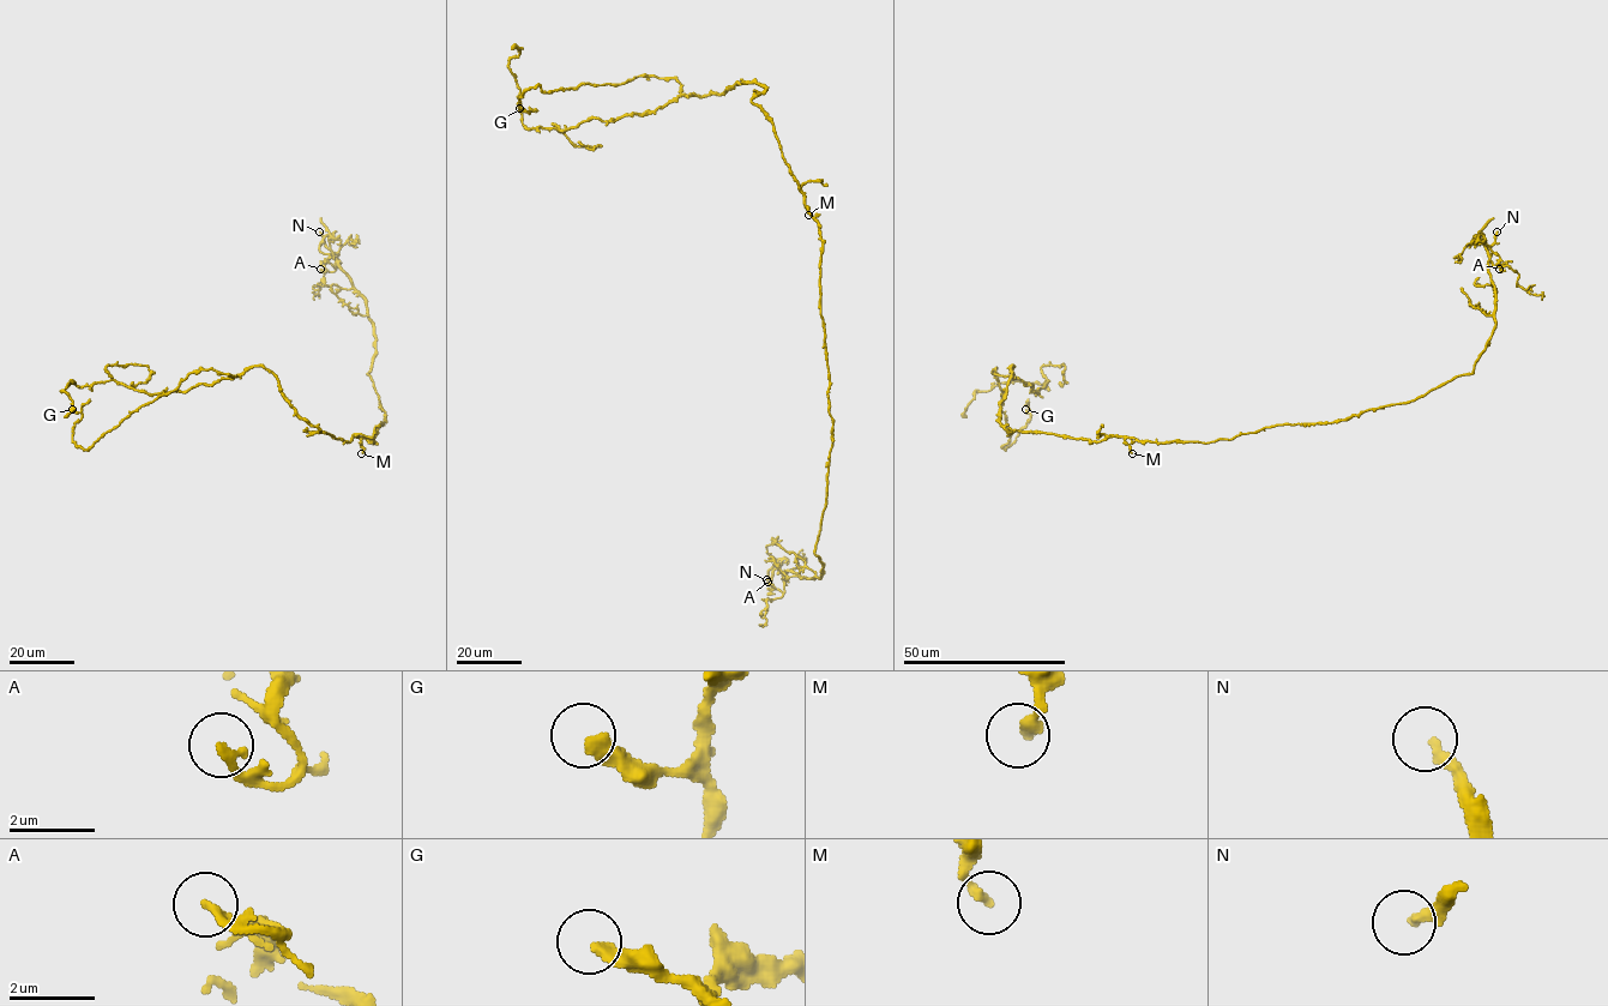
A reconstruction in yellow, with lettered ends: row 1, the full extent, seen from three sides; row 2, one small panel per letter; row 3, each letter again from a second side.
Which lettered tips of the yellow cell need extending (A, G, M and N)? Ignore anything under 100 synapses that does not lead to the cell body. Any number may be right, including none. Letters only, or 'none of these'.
none of these

